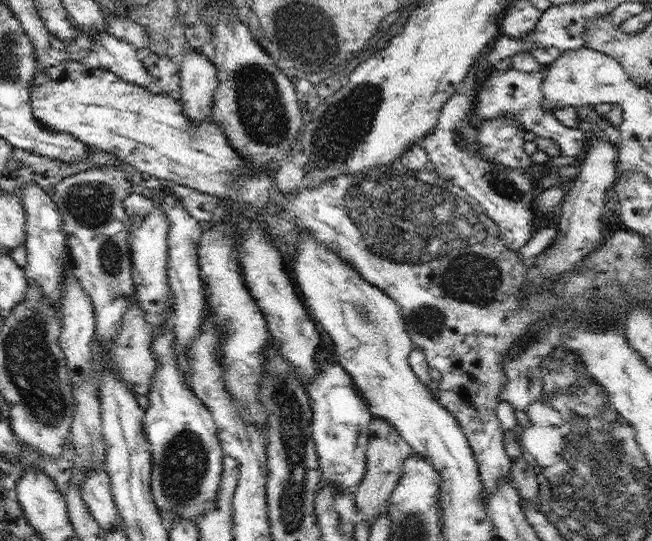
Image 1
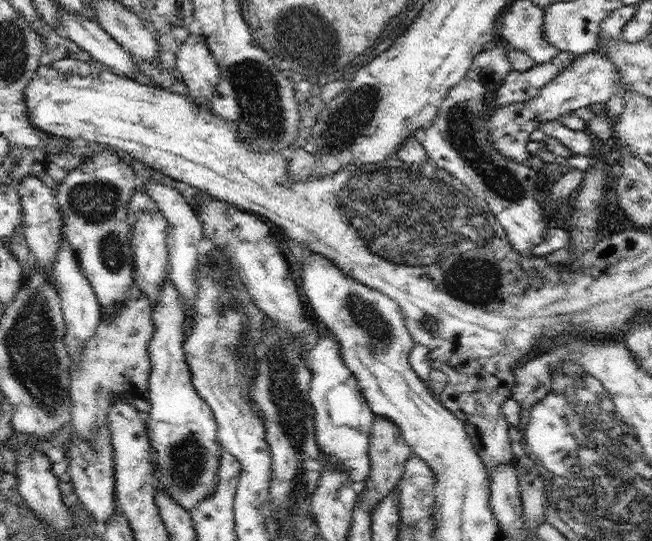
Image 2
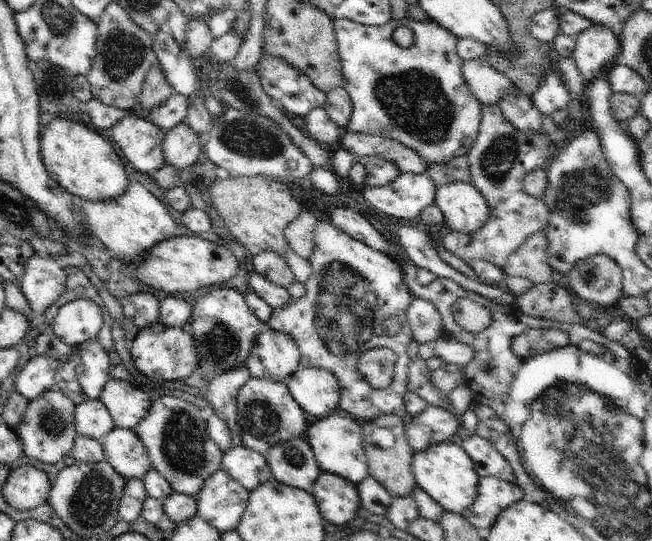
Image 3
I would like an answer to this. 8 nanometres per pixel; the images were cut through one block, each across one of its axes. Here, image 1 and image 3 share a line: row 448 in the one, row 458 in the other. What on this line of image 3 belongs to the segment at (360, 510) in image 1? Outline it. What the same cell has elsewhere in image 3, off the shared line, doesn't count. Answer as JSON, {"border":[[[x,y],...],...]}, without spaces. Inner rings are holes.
{"border":[[[392,413],[387,415],[380,415],[374,420],[365,421],[362,423],[362,432],[366,440],[365,453],[367,456],[367,463],[369,466],[368,474],[373,476],[394,498],[410,495],[414,492],[416,481],[412,472],[413,457],[412,449],[409,447],[407,436],[405,435],[405,420]],[[378,428],[386,428],[390,430],[390,434],[394,436],[394,444],[384,448],[378,442],[370,442],[369,438],[374,434],[374,430]]]}

